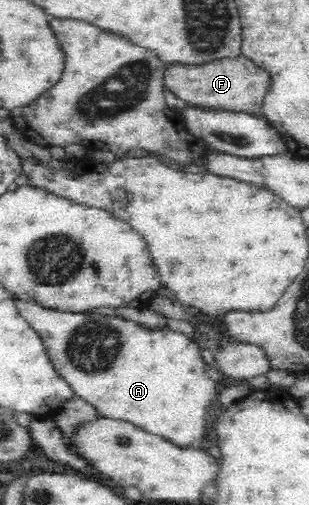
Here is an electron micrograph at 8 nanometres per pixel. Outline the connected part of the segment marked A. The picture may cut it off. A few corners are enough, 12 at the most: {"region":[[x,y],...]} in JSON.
{"region":[[16,307],[98,417],[181,448],[220,386],[195,337]]}

